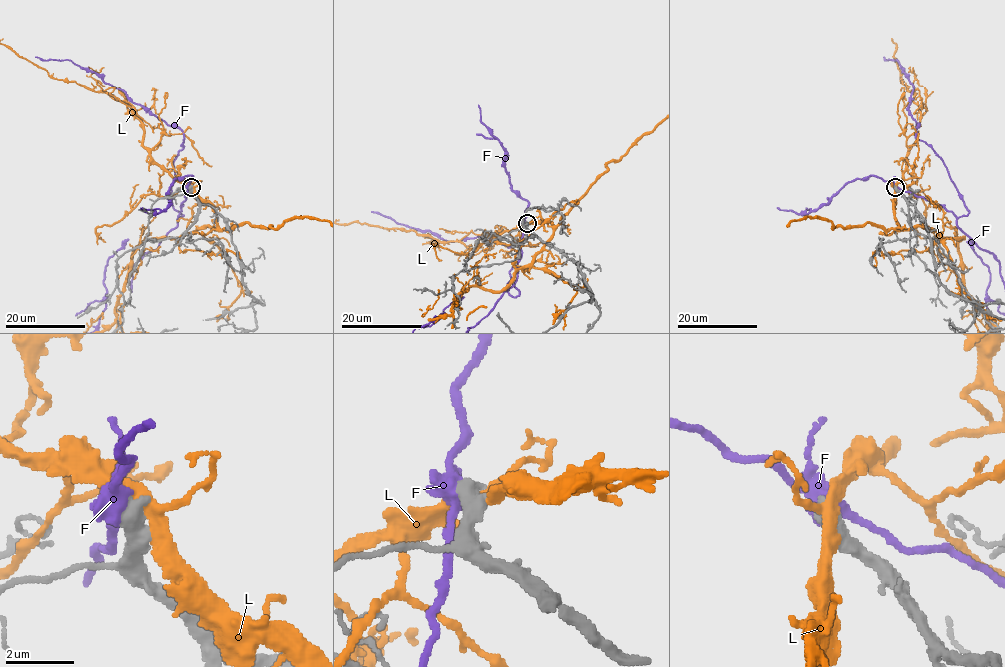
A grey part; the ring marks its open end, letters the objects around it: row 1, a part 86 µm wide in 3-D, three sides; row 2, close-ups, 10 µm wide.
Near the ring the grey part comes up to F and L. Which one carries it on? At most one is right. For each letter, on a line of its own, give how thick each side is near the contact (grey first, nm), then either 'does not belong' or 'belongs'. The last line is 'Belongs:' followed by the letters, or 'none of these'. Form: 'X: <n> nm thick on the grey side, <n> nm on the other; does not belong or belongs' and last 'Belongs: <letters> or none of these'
F: 600 nm thick on the grey side, 500 nm on the other; does not belong
L: 700 nm thick on the grey side, 320 nm on the other; does not belong
Belongs: none of these

